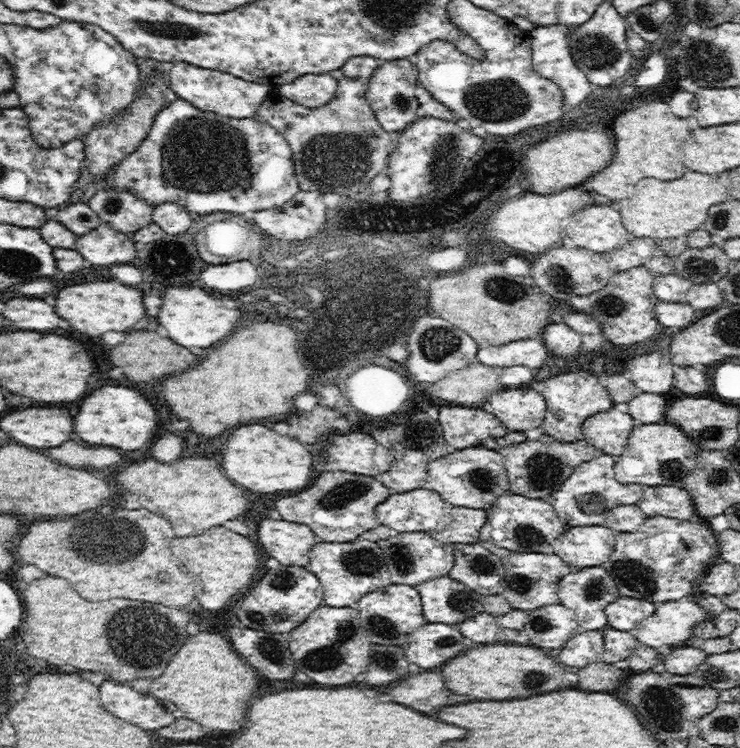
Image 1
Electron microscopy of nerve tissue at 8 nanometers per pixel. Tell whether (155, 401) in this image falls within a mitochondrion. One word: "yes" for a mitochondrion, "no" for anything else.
no

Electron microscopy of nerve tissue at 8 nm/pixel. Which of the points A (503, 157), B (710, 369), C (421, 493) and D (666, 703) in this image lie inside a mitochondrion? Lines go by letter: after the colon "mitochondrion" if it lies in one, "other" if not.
A: other
B: other
C: other
D: mitochondrion

